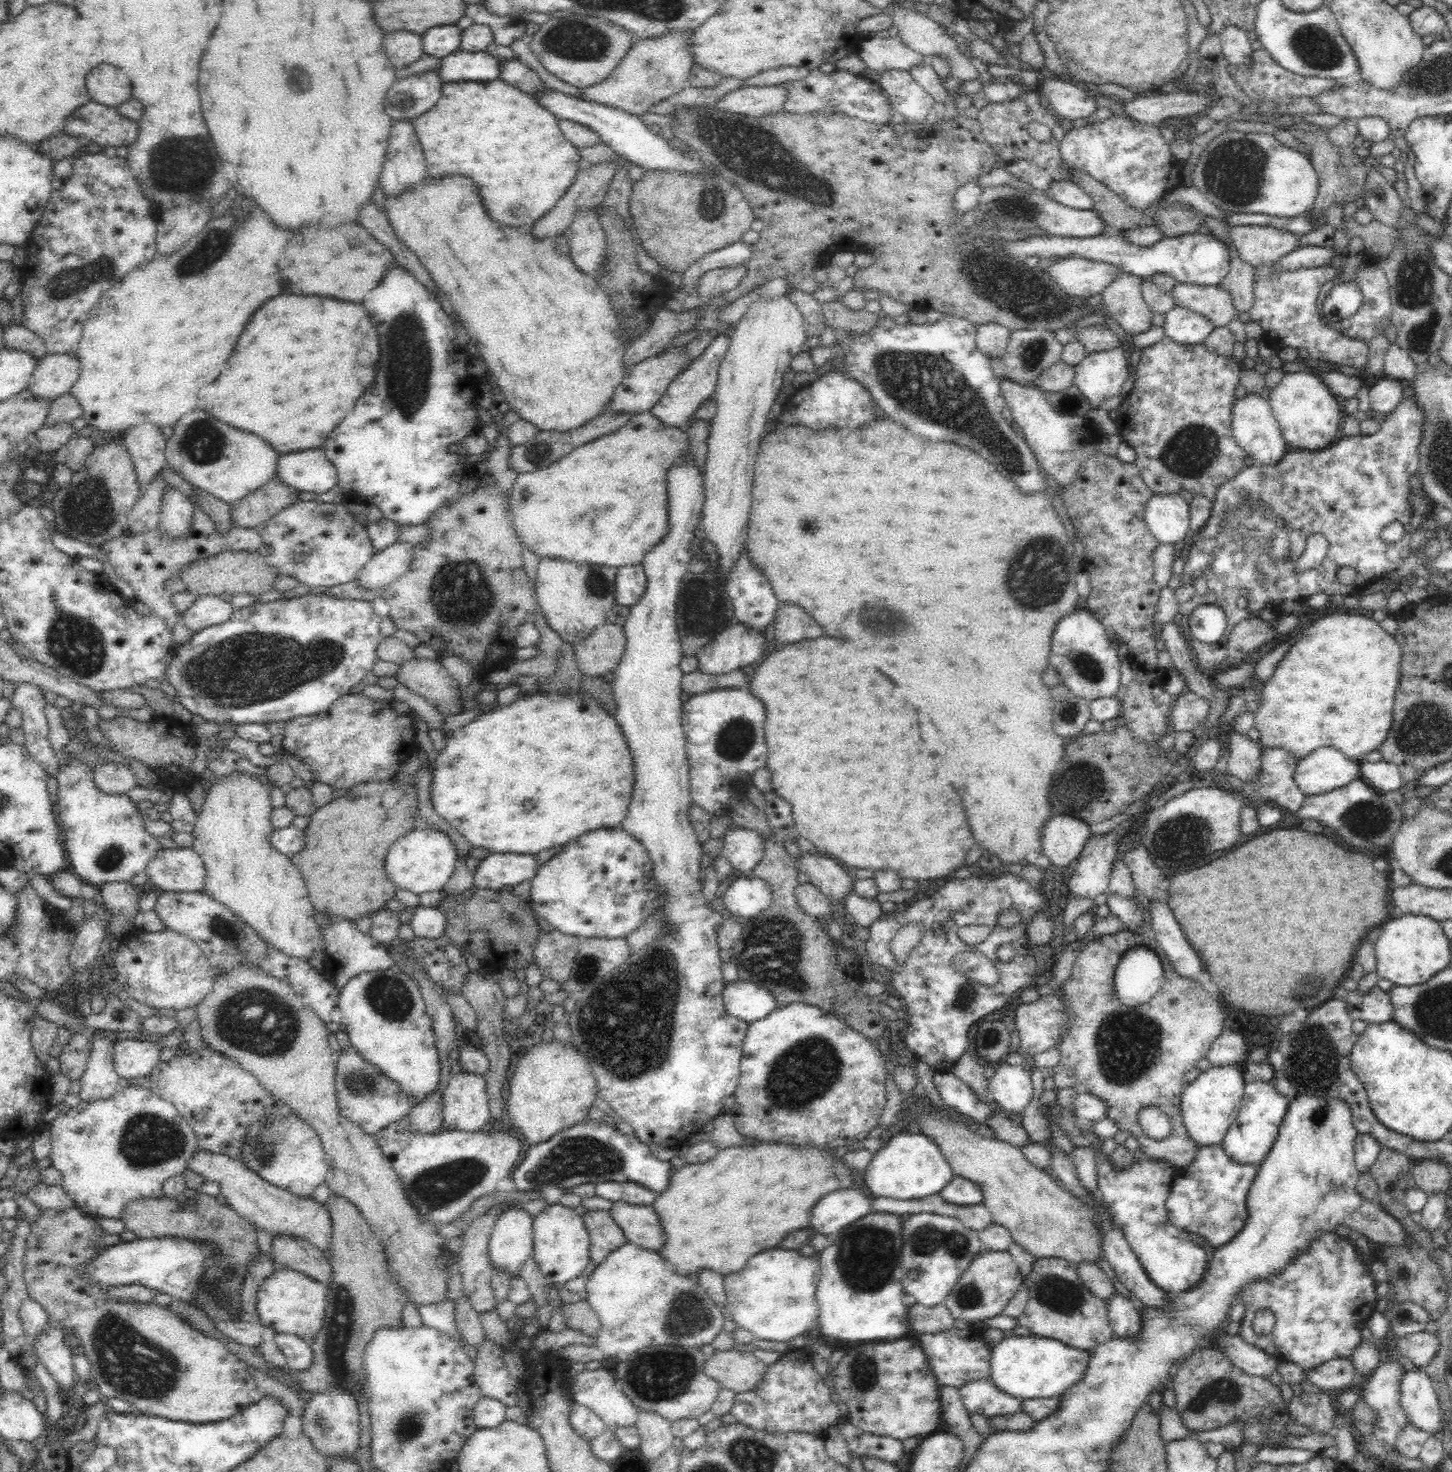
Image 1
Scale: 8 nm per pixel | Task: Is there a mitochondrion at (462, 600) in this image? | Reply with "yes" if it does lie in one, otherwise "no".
yes

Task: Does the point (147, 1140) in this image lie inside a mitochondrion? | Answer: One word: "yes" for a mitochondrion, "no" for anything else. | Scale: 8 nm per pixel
yes

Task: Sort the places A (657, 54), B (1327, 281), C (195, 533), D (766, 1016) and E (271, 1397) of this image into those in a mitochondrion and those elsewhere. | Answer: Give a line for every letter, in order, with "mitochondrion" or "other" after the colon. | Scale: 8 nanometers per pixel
A: other
B: other
C: other
D: other
E: other

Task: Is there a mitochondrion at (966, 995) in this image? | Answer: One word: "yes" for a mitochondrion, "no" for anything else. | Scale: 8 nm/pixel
yes

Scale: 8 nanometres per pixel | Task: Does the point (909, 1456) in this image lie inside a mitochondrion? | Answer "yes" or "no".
no

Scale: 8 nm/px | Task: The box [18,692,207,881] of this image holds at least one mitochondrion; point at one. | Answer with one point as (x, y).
(111, 857)

